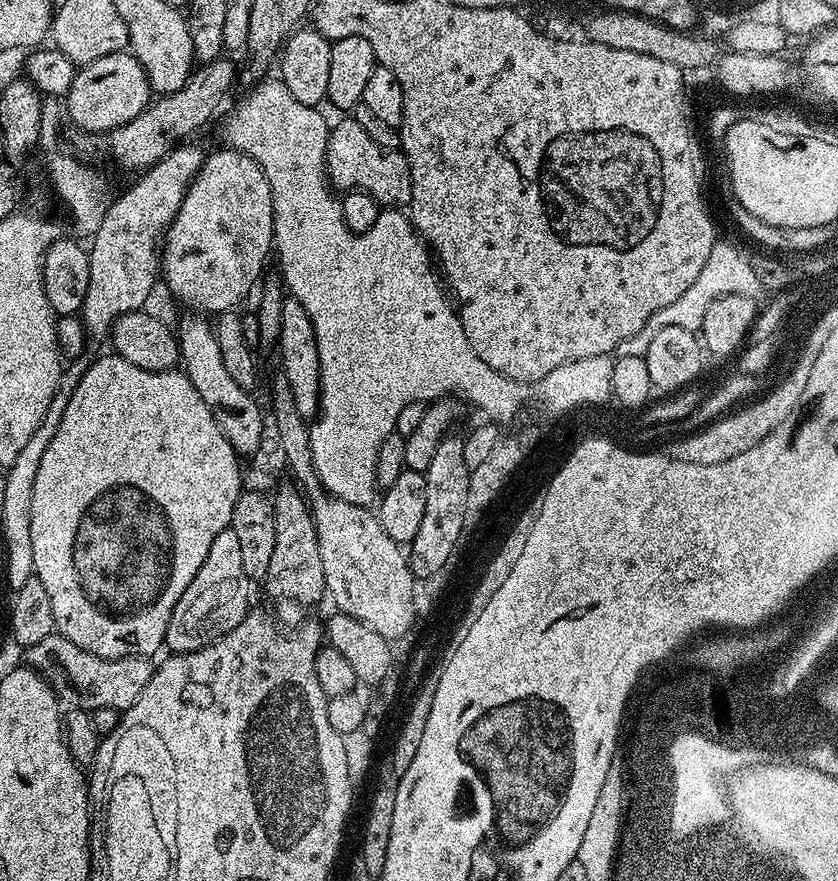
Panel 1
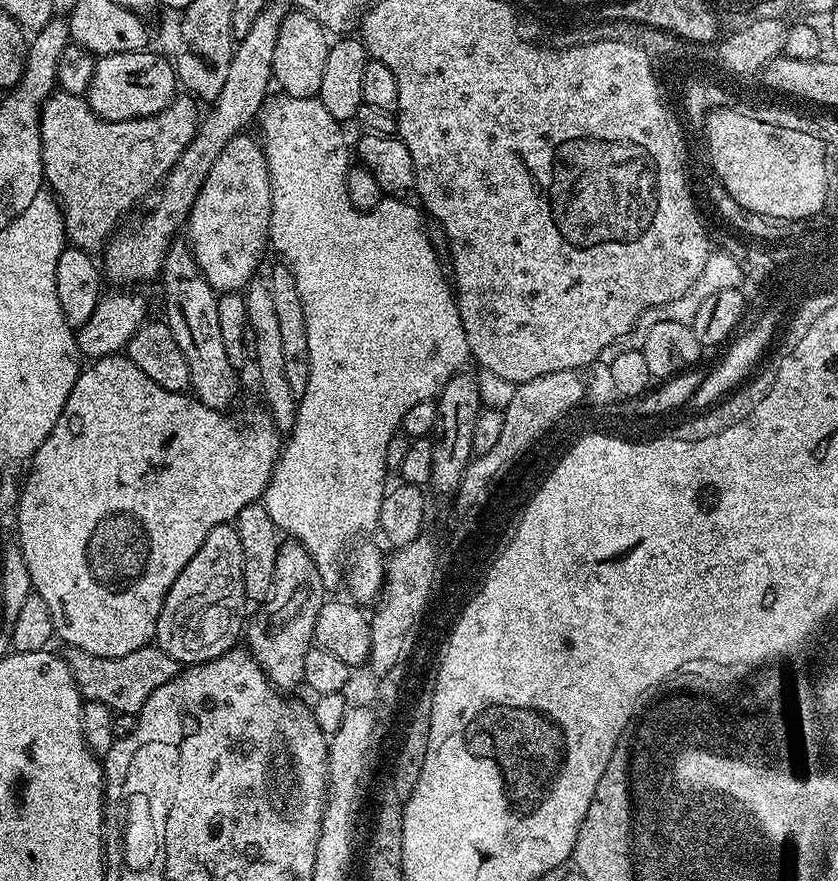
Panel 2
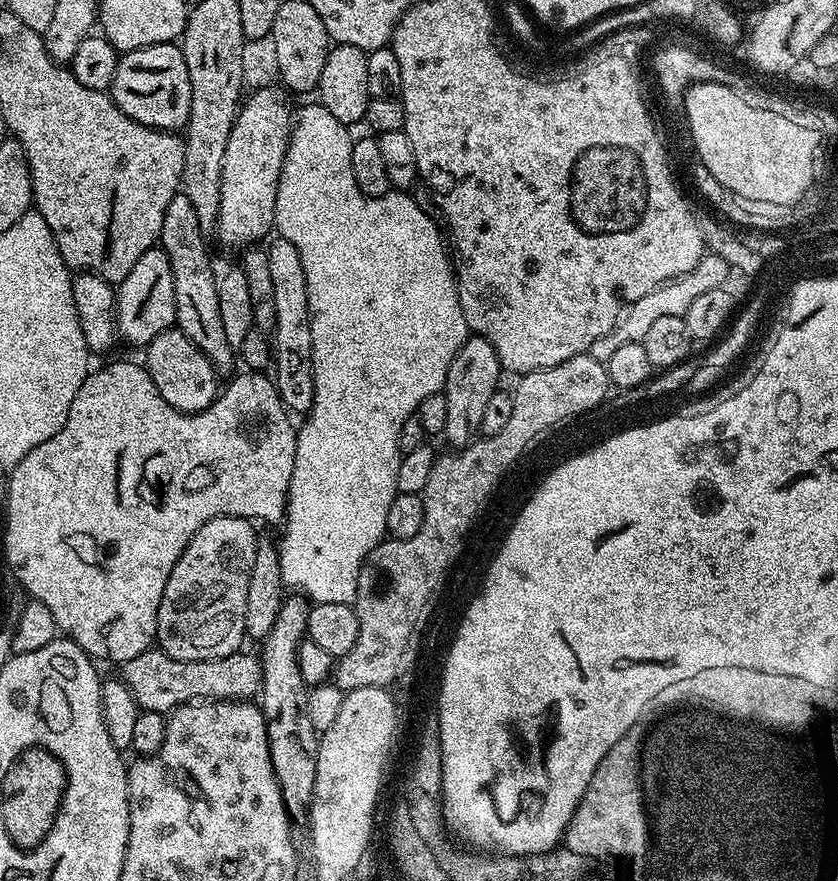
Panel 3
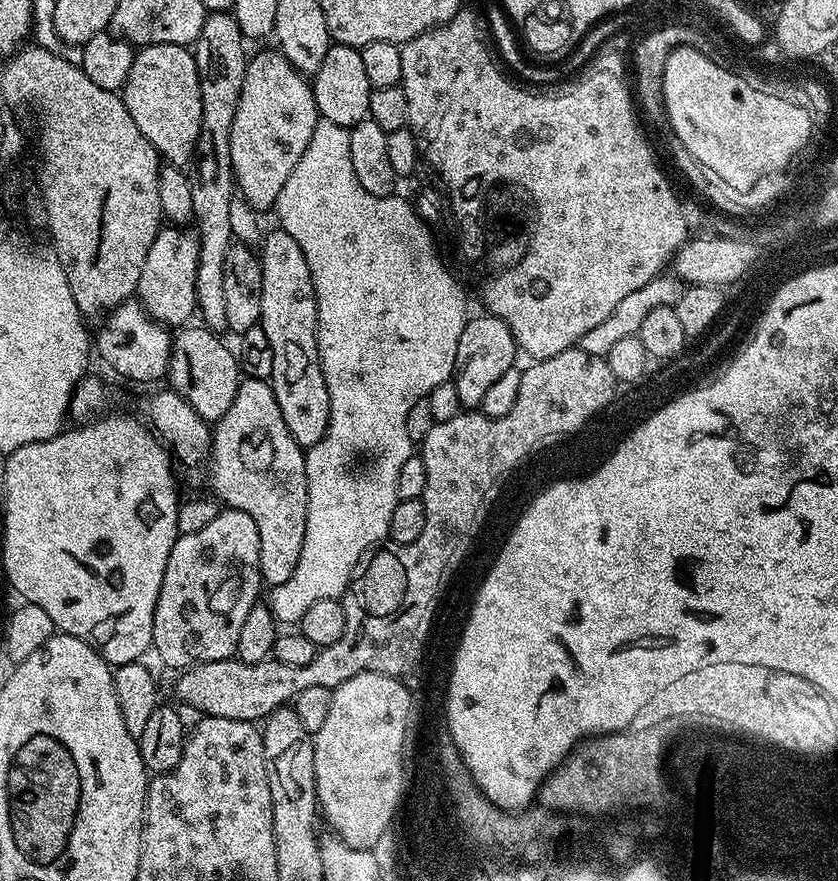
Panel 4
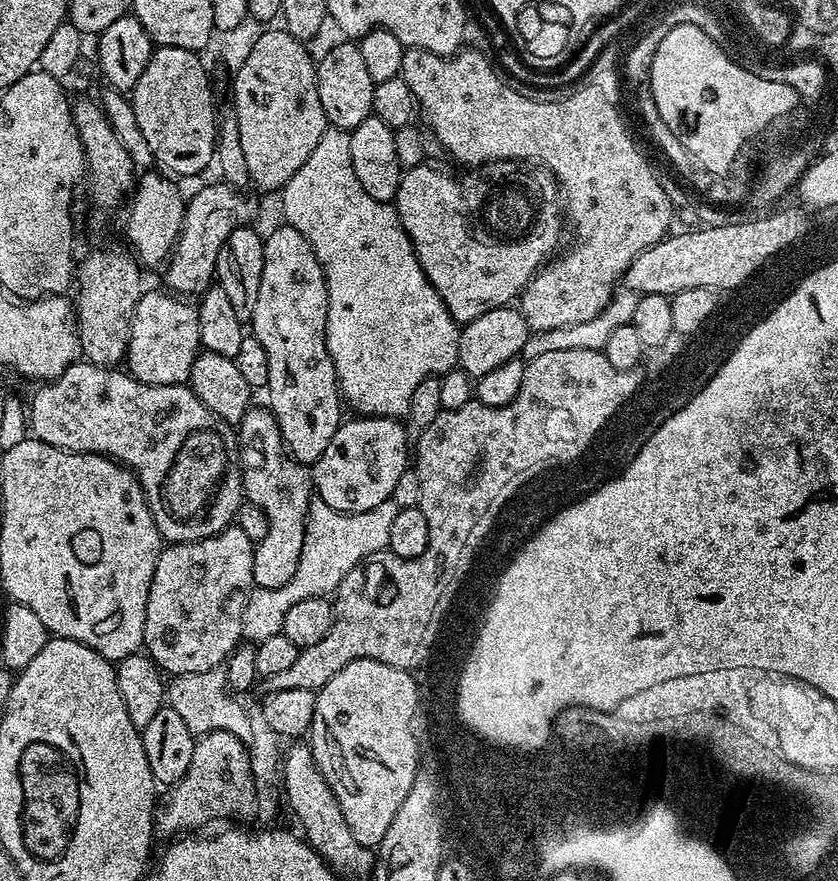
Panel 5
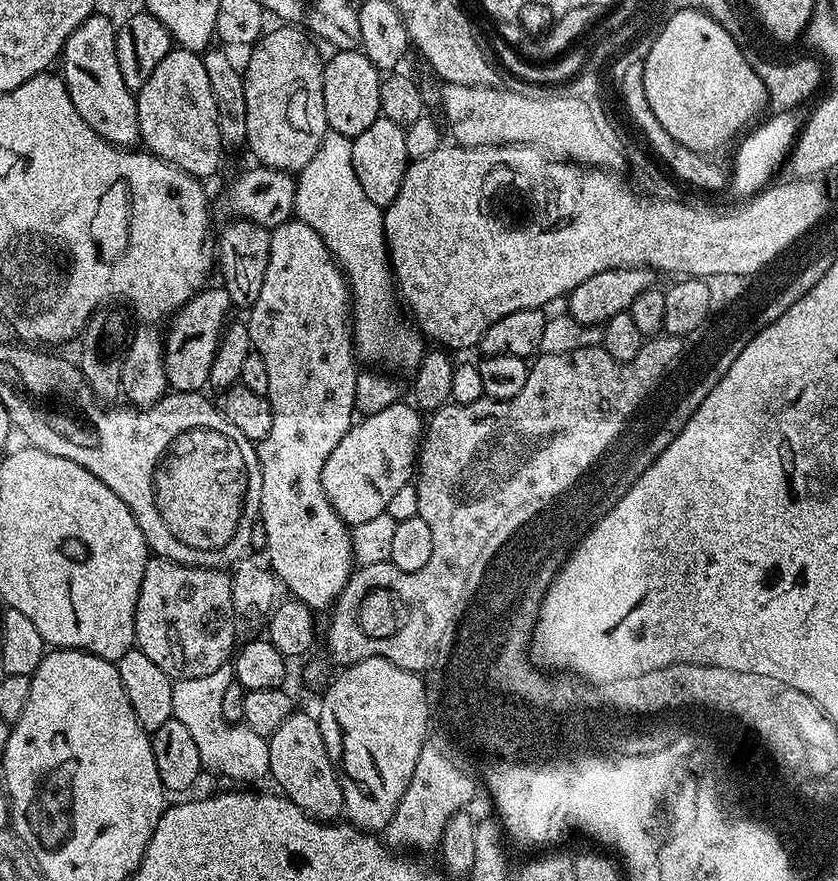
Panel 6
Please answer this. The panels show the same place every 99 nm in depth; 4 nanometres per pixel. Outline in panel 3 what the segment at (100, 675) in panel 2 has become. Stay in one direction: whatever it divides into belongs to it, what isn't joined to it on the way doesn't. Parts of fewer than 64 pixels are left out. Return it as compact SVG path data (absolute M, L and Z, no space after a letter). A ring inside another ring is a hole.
M149 650L138 654L138 658L130 658L122 666L124 685L134 694L136 704L148 714L171 713L179 704L191 704L193 700L242 700L251 701L261 691L260 661L255 655L247 656L241 650L233 656L223 656L213 660L175 660L165 652Z

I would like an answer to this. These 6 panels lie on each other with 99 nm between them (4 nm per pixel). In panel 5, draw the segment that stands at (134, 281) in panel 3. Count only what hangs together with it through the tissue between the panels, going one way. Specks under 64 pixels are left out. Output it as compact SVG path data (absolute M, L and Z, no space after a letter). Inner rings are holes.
M217 182L208 184L205 188L198 189L192 197L187 197L184 221L176 239L176 247L166 261L168 273L165 274L164 280L173 293L192 298L192 295L195 297L197 294L203 294L213 287L218 250L222 250L222 242L230 238L235 228L251 225L256 216L256 200L248 195L241 194L226 183Z

